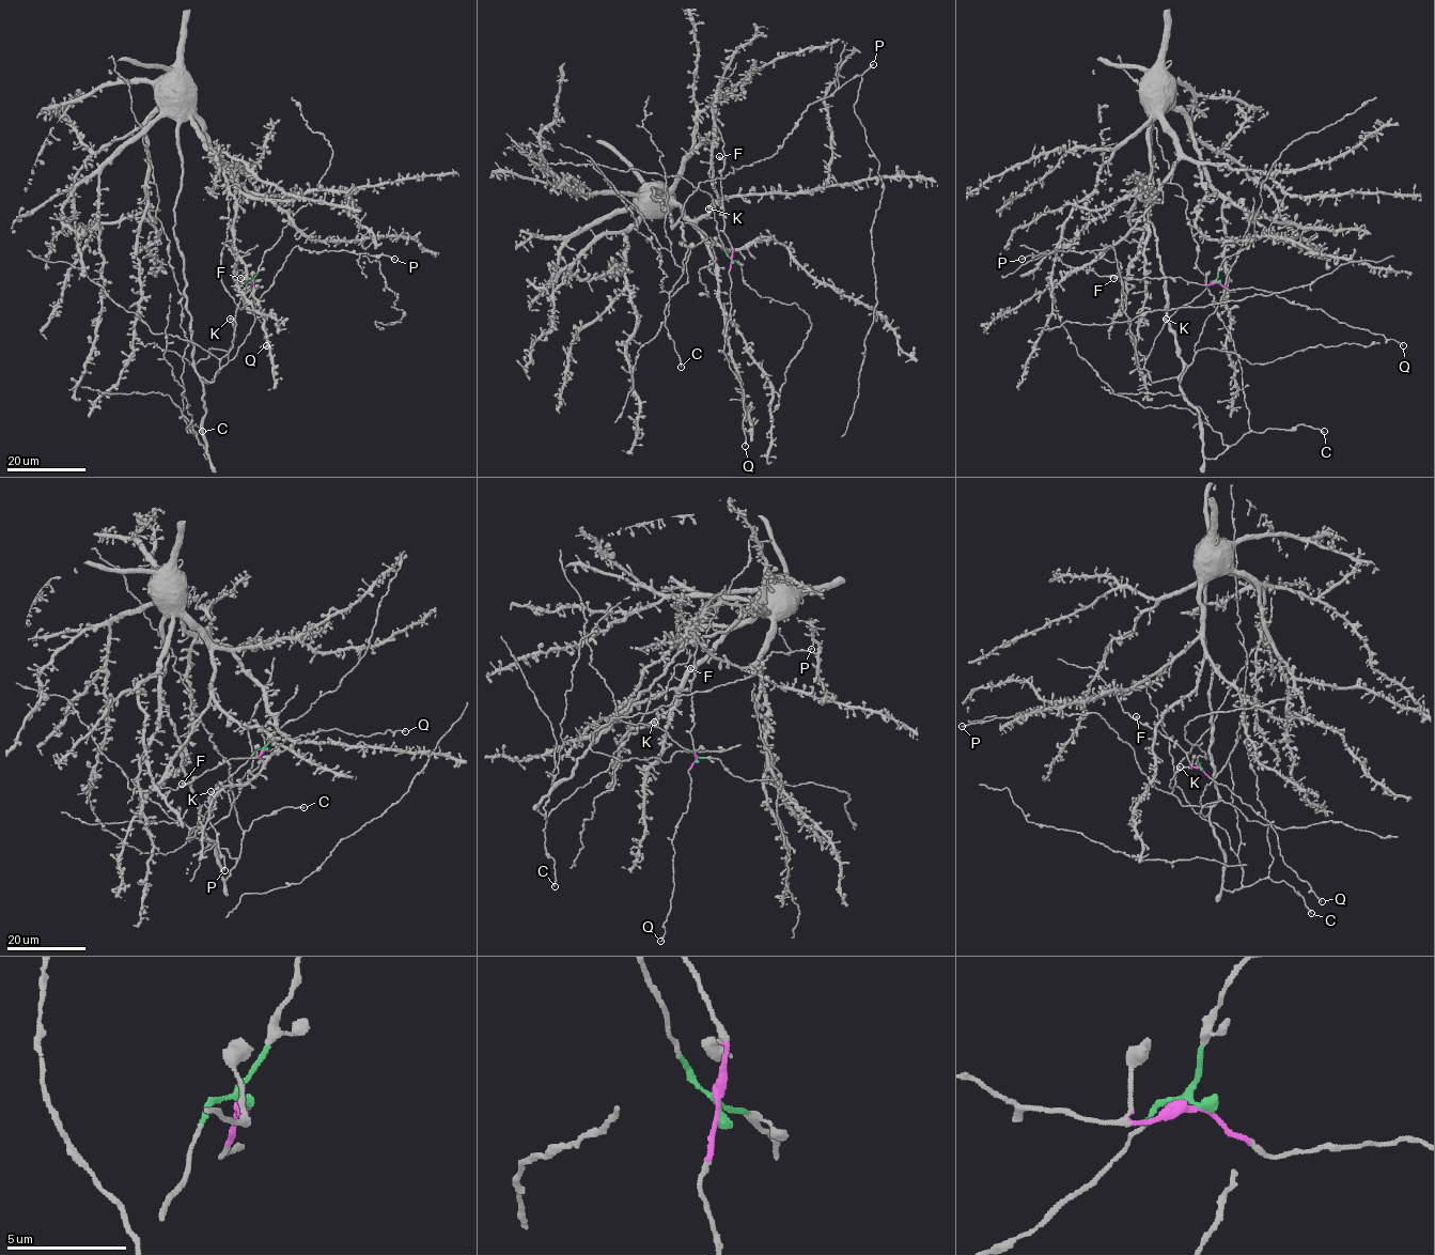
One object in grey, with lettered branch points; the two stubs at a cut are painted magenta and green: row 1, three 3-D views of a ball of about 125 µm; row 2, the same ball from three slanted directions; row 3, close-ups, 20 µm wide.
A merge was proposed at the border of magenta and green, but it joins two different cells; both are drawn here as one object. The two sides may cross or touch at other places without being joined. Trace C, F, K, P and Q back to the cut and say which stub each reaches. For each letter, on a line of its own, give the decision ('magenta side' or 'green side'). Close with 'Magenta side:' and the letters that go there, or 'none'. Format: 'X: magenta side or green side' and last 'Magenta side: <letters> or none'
C: green side
F: magenta side
K: green side
P: green side
Q: magenta side
Magenta side: F, Q

